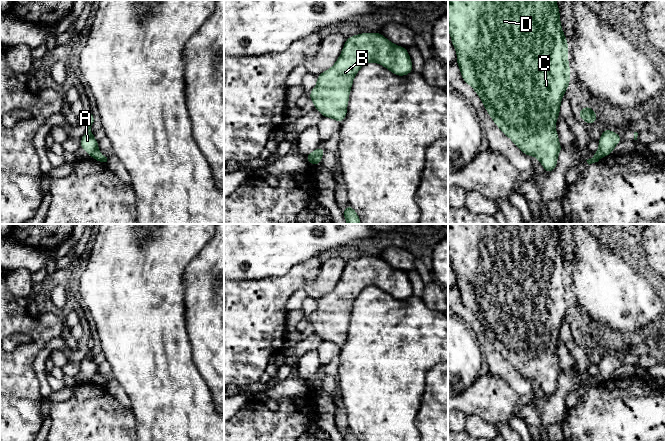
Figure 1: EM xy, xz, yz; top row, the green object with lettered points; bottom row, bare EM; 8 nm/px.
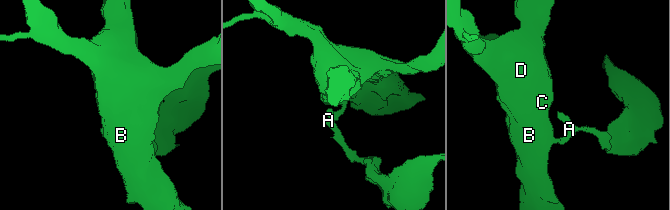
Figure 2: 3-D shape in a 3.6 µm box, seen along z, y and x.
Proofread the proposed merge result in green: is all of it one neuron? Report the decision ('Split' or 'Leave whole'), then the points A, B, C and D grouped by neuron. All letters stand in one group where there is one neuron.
Split. Groups: A / B C D

